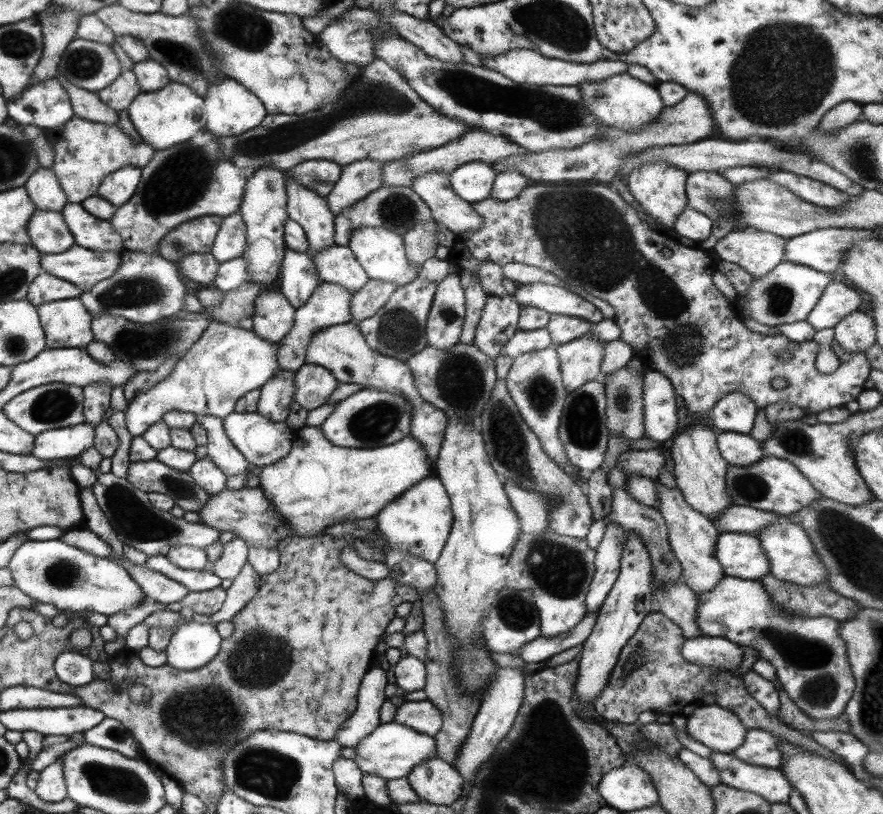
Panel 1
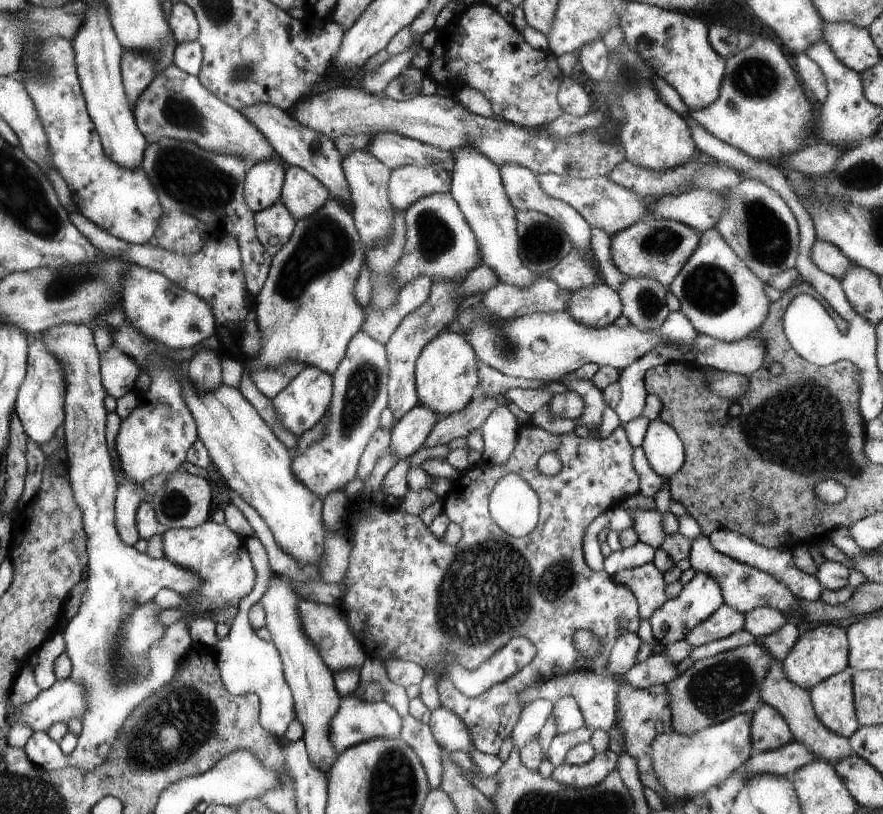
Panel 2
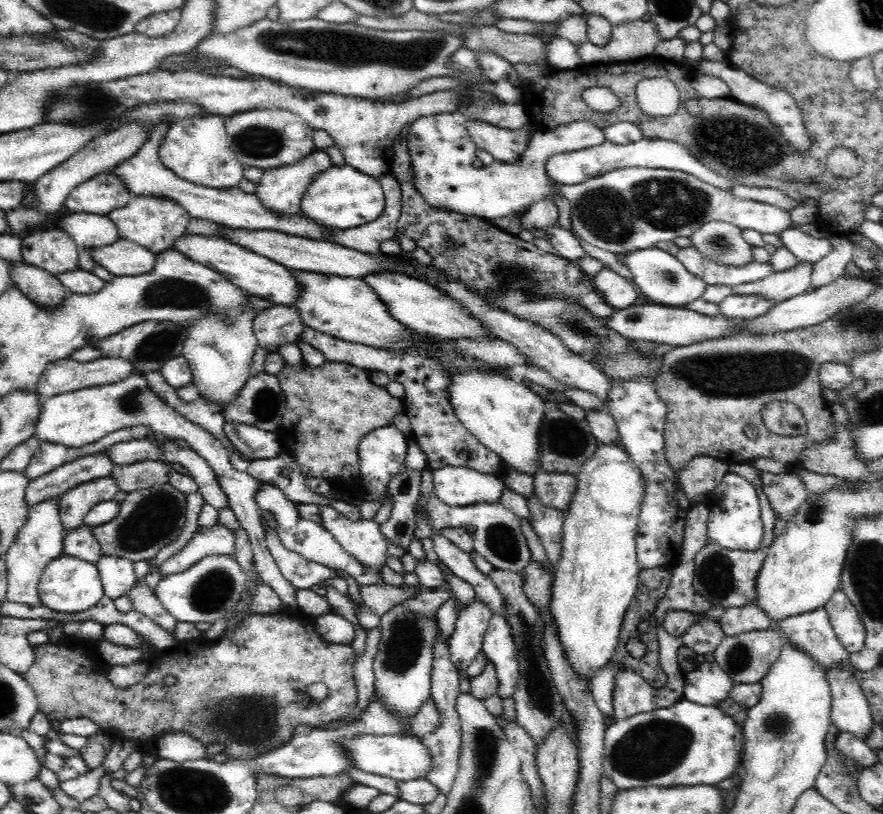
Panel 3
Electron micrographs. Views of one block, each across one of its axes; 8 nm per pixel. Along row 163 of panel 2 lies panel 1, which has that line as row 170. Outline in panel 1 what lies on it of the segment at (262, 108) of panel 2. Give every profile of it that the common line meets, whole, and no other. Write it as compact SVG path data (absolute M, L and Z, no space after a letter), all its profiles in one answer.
M307 160L289 168L285 174L285 182L297 182L311 192L317 192L325 198L333 186L339 182L343 166L329 160Z

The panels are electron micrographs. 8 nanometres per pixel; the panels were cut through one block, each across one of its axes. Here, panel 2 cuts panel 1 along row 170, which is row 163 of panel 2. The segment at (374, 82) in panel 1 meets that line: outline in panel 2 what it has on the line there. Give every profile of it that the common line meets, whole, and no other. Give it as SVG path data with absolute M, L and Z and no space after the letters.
M173 64L157 74L155 80L151 80L139 100L135 100L131 110L135 126L145 136L147 144L155 144L157 140L193 142L215 154L233 154L247 158L251 160L251 164L261 160L277 160L287 170L287 162L279 158L275 148L269 146L269 140L265 140L265 134L259 132L243 112L237 112L229 104L221 102L197 80L197 76L189 76Z

